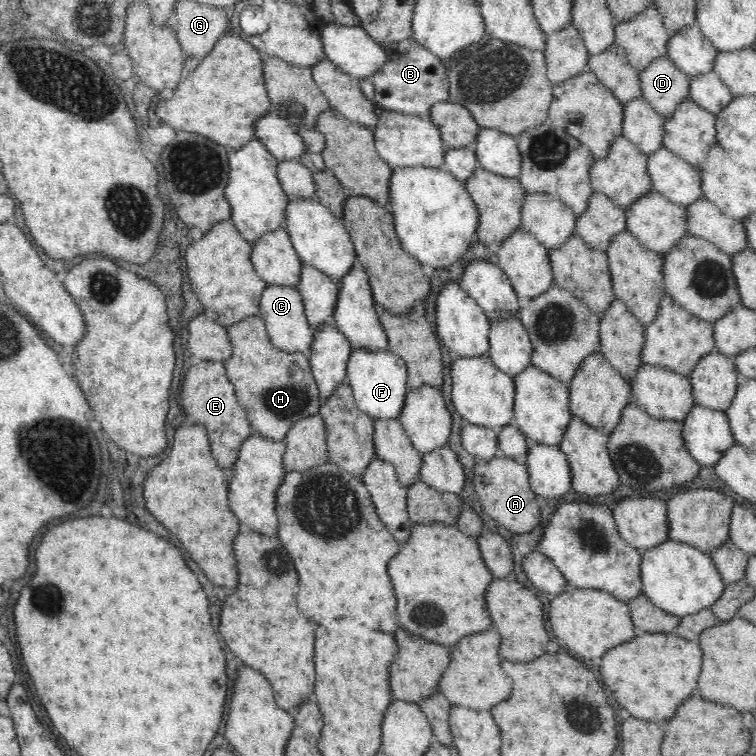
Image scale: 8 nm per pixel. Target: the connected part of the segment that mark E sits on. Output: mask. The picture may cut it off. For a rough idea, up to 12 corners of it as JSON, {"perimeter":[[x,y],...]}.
{"perimeter":[[224,364],[189,368],[178,396],[232,468],[254,431]]}

